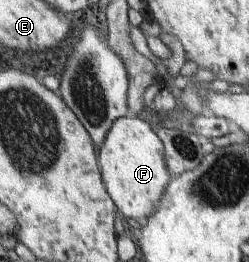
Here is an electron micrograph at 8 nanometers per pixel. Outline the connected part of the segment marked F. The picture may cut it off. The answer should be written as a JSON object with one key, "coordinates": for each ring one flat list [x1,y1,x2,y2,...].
{"coordinates":[[145,115,119,118,98,149,107,191,124,218,150,218,159,208,172,175,167,171,163,141]]}

